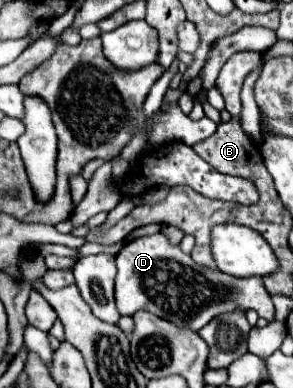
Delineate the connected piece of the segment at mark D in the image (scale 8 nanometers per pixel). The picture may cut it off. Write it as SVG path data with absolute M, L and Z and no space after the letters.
M162 233L140 237L122 247L116 255L116 305L120 315L134 315L136 311L148 311L162 319L168 319L176 327L200 331L214 317L232 311L254 309L260 317L272 321L266 315L266 287L260 277L236 279L222 271L200 267L190 255L182 253L178 245L172 245Z

